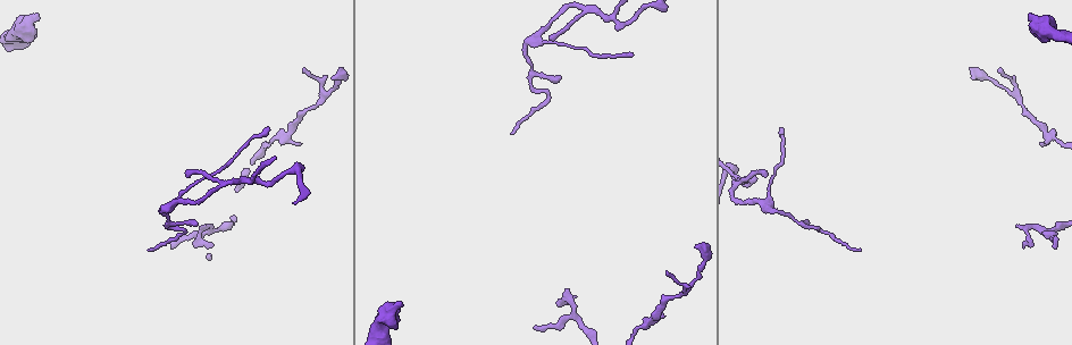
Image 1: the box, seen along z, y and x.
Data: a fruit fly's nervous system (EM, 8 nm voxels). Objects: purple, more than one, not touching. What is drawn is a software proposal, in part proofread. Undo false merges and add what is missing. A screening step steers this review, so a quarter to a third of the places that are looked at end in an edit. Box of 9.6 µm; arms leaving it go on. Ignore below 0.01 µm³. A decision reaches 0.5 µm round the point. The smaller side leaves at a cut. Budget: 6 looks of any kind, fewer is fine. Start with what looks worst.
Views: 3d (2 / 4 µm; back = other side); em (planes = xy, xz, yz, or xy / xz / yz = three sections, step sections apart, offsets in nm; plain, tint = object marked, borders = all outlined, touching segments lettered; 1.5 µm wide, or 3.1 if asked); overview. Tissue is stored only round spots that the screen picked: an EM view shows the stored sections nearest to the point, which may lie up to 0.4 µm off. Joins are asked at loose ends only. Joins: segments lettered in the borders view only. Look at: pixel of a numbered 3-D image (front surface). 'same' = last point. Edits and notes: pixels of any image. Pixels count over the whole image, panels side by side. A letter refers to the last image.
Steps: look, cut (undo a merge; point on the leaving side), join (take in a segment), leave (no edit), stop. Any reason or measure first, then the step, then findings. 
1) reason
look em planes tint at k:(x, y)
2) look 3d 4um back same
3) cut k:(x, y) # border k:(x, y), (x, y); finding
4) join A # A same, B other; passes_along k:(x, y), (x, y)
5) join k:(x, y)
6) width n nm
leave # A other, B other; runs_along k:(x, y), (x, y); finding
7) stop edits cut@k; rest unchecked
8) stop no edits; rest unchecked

free end
look em yz step 8 borders at 1:(36, 12)

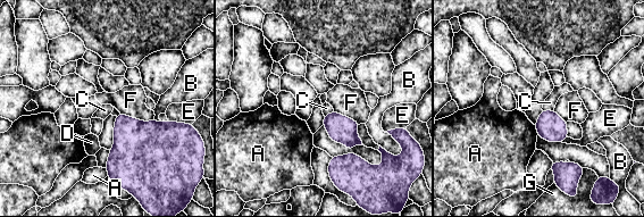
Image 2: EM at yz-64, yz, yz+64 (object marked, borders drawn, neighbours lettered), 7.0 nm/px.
leave # A other, B other, C other, D other, E other, F other, G other; border 2:(534, 125), (537, 134); no lettered segment goes on from it

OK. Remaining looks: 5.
sharp bend
look 3d 4um at 1:(621, 23)

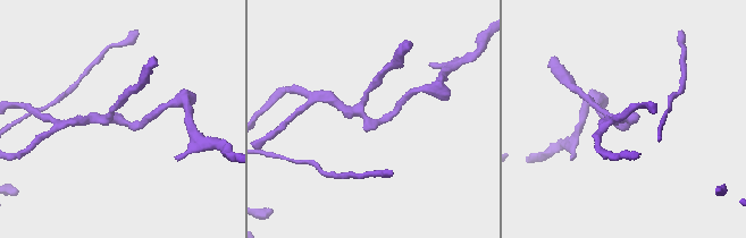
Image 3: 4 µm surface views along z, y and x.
arms 3; now the EM
look em yz step 4 tint at 3:(376, 120)

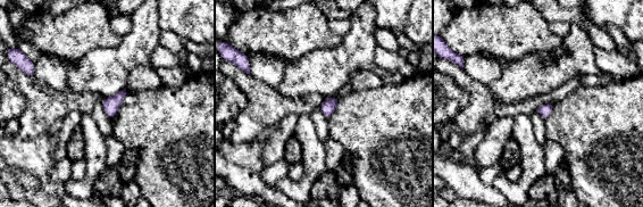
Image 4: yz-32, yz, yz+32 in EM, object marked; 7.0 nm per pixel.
look em planes borders same

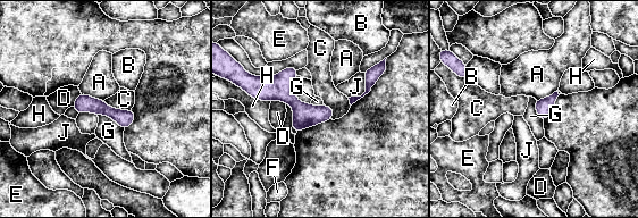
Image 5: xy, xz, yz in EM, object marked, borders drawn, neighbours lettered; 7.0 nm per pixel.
leave # A other, B other, C other, D other, E other, F other, G other, H other, J other; border 5:(98, 115), (107, 115), (124, 130); continuous, no second cell

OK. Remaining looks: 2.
an open end
look em xz step 8 borders at 1:(1026, 243)

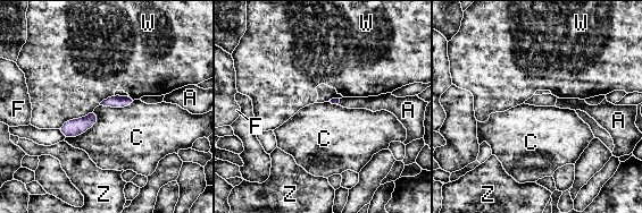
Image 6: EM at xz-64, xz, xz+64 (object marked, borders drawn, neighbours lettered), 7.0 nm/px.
leave # A other, C other, F other, W other, Z other; border 6:(94, 110), (94, 124), (65, 138); no lettered segment goes on from it

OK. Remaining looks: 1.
stop no edits; rest unchecked

